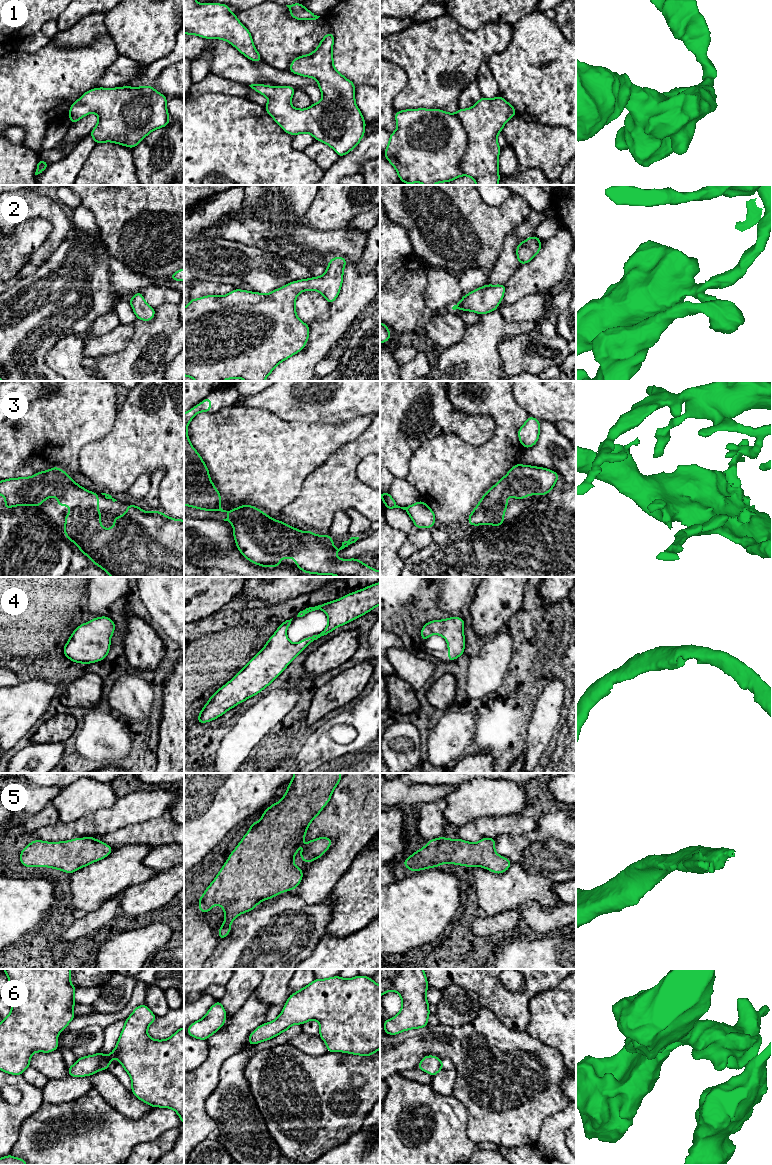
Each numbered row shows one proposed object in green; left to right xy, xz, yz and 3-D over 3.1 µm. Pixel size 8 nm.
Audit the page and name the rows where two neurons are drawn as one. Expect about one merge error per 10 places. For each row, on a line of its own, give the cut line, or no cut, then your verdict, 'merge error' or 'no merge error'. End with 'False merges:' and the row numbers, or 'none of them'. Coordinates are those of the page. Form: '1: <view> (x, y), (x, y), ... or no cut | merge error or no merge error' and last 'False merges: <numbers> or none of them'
1: no cut | no merge error
2: no cut | no merge error
3: no cut | no merge error
4: no cut | no merge error
5: no cut | no merge error
6: no cut | no merge error
False merges: none of them

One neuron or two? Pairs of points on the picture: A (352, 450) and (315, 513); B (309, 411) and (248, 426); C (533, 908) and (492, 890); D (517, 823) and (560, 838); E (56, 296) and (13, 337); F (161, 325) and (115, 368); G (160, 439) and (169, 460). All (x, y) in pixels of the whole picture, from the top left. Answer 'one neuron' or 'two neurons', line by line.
A: one neuron
B: two neurons
C: two neurons
D: two neurons
E: one neuron
F: one neuron
G: one neuron

